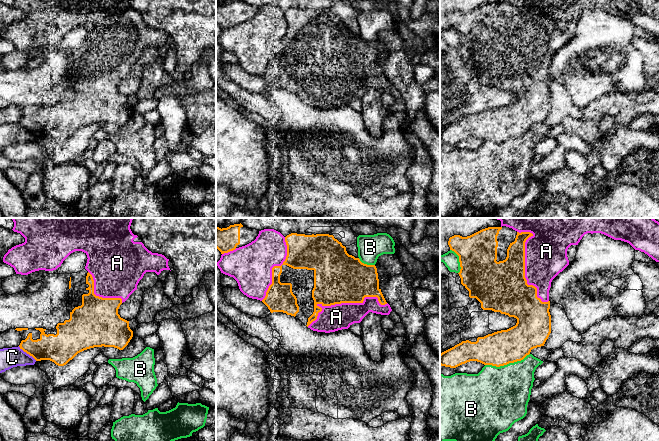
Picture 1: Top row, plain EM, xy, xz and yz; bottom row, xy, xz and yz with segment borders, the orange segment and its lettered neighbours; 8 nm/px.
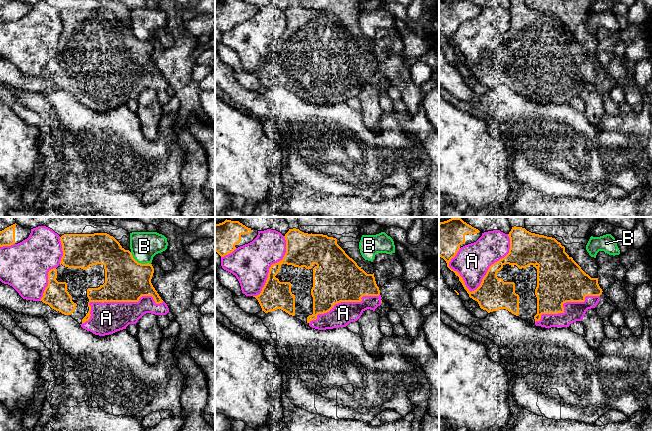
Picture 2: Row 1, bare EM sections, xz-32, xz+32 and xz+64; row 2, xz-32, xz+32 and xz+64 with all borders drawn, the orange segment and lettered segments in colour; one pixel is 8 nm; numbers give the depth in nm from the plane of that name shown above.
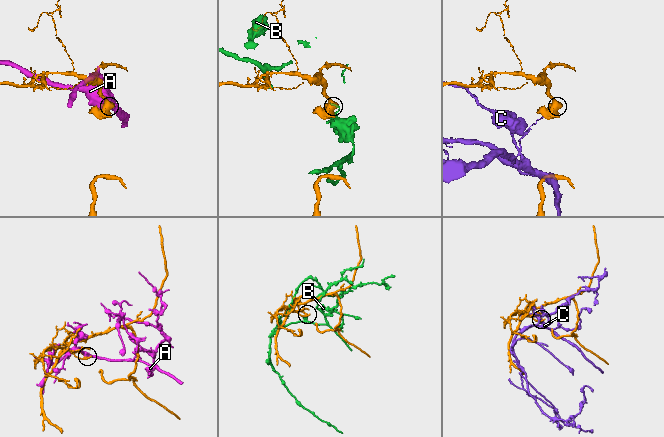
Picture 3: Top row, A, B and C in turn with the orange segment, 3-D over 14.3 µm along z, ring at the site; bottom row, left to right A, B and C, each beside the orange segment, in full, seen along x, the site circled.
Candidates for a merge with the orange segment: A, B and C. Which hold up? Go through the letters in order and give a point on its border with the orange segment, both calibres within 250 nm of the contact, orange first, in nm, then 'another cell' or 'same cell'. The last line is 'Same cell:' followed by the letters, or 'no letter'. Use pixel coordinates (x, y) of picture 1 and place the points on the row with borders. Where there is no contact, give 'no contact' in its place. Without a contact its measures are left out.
A: xz (345, 302) | 400/220 nm | another cell
B: yz (507, 363) | 280/440 nm | another cell
C: xy (27, 353) | 220/160 nm | another cell
Same cell: no letter

